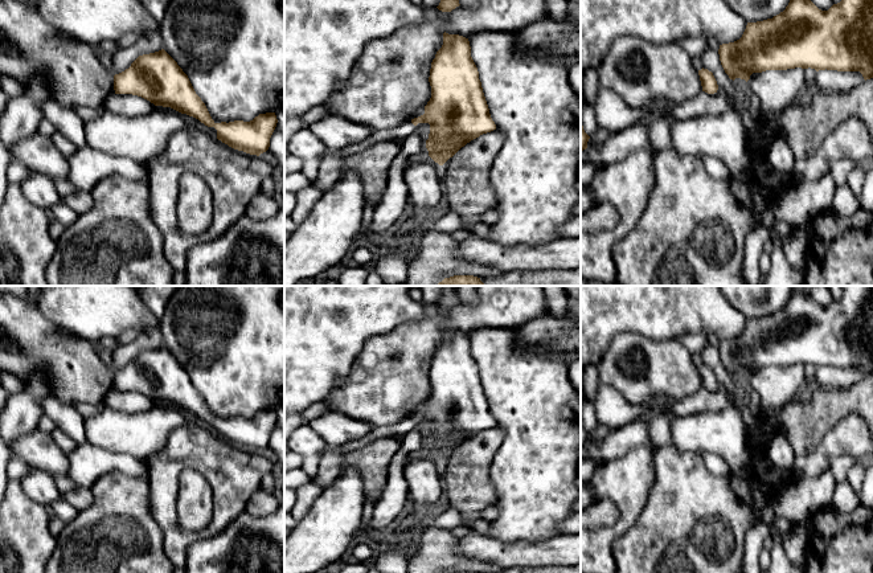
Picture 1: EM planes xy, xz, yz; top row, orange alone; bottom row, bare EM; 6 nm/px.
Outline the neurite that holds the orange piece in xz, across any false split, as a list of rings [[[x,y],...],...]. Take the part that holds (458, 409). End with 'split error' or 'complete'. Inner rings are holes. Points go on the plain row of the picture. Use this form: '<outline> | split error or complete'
[[[443,330],[443,341],[431,359],[429,378],[431,394],[425,410],[407,416],[390,426],[377,426],[364,438],[329,449],[319,463],[315,483],[325,487],[340,475],[343,457],[380,438],[405,435],[418,427],[421,419],[430,421],[426,445],[429,453],[443,462],[462,443],[483,430],[496,426],[479,376],[478,364],[471,353],[468,335]]] | split error

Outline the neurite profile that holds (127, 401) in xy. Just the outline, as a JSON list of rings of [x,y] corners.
[[[111,390],[103,404],[114,410],[135,414],[151,410],[155,401],[132,390]]]

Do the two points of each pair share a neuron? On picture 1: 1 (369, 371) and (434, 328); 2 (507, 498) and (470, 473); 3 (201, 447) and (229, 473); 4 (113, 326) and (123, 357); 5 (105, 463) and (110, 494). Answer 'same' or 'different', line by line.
1: same
2: different
3: same
4: different
5: different

